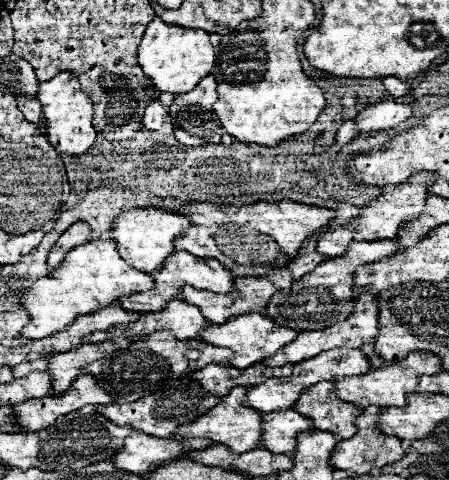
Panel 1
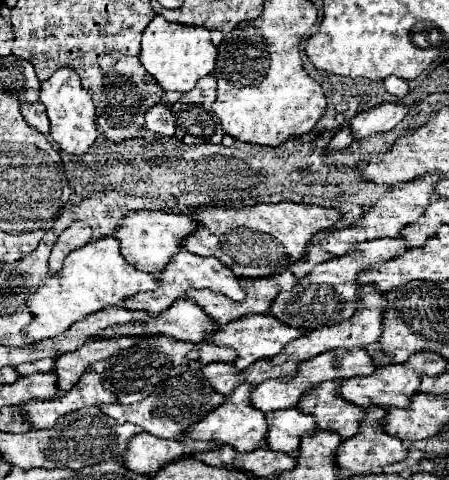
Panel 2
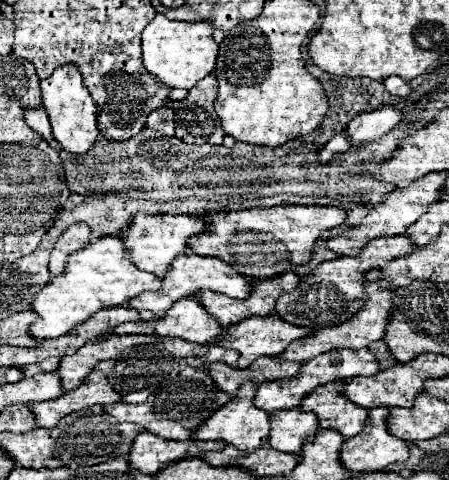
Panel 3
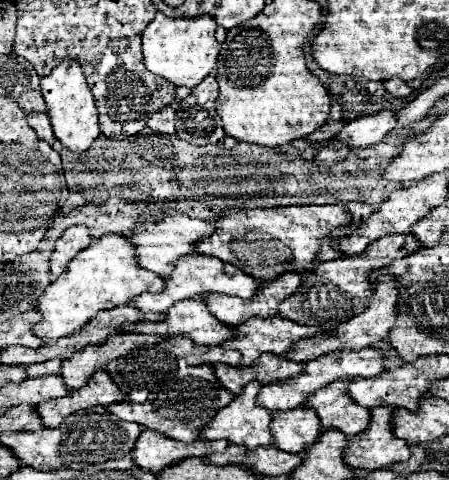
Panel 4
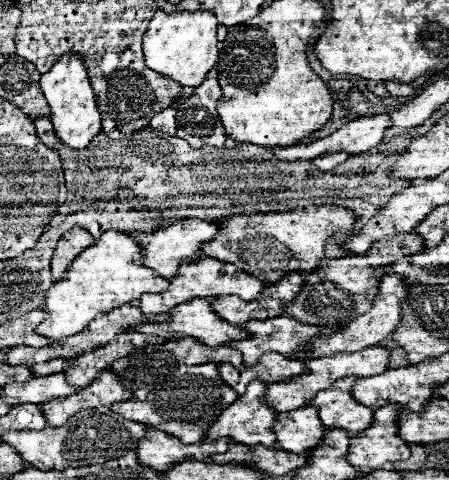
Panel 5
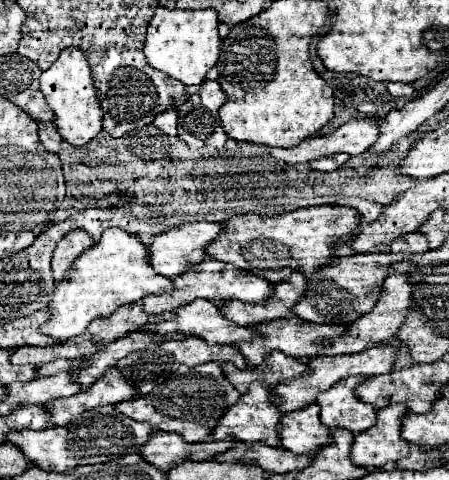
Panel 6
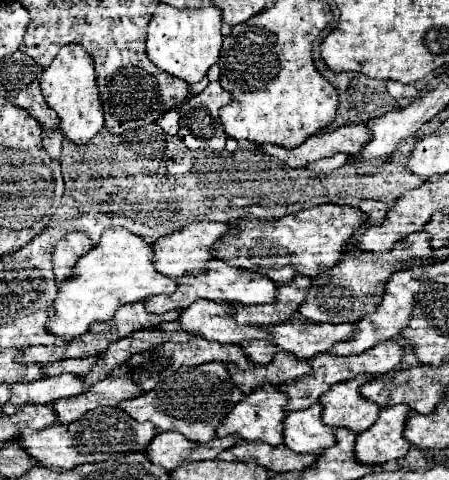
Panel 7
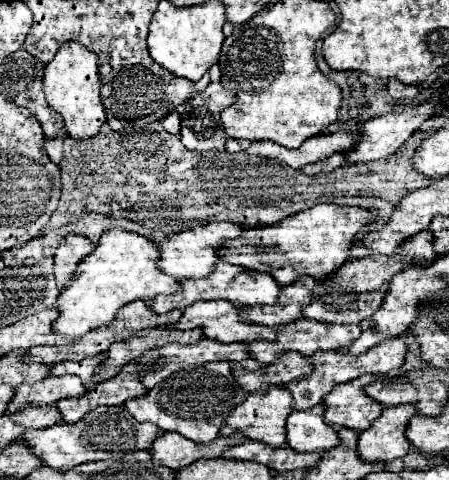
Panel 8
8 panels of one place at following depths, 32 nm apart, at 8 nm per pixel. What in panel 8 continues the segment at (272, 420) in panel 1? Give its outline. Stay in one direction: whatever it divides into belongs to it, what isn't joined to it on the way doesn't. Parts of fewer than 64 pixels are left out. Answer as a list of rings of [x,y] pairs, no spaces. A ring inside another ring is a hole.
[[[312,406],[308,410],[294,410],[286,420],[288,446],[296,452],[322,452],[340,446],[336,428],[324,422],[326,406]]]

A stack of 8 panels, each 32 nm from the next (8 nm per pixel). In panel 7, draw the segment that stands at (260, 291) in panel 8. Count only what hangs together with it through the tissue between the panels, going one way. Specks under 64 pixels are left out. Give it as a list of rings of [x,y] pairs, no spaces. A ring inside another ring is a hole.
[[[212,260],[212,268],[208,268],[208,272],[204,276],[184,276],[184,280],[178,280],[178,290],[174,294],[152,296],[152,298],[148,298],[146,306],[148,306],[148,312],[164,314],[174,308],[178,308],[178,310],[188,308],[188,304],[192,304],[200,298],[214,300],[214,302],[224,300],[224,302],[232,302],[232,304],[236,304],[236,302],[238,304],[274,304],[276,294],[278,294],[278,286],[268,276],[262,276],[258,272],[250,272],[244,268],[228,266],[224,260]]]

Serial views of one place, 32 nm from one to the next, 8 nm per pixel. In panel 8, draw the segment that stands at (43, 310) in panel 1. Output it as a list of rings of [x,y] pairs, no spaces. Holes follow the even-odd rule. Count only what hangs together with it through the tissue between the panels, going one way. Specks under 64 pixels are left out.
[[[106,230],[100,238],[96,250],[86,256],[76,272],[76,278],[58,296],[60,316],[54,322],[58,334],[68,338],[82,338],[94,328],[108,326],[116,312],[134,300],[154,300],[160,294],[180,292],[180,282],[164,274],[158,268],[160,252],[152,240],[146,236],[126,232],[126,230]]]

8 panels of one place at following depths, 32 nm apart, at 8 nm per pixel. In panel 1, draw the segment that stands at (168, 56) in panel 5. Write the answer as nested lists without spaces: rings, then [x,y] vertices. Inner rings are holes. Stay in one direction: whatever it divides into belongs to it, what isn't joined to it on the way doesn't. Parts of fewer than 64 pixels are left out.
[[[154,18],[142,36],[138,48],[138,64],[144,74],[152,78],[152,84],[162,92],[188,92],[192,90],[200,78],[208,76],[216,60],[214,46],[210,44],[210,34],[204,30],[182,28],[174,24],[164,24],[162,18]]]

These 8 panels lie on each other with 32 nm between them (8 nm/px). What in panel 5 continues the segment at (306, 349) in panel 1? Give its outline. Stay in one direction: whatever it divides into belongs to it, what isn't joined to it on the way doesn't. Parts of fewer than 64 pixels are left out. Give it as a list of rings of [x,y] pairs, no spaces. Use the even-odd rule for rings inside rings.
[[[396,274],[384,276],[370,312],[366,312],[364,316],[356,316],[356,320],[344,324],[342,330],[336,332],[336,336],[330,336],[328,340],[320,340],[320,344],[312,344],[310,352],[306,352],[304,356],[296,356],[296,358],[318,358],[318,356],[330,356],[330,354],[338,354],[338,352],[360,352],[364,348],[376,346],[382,340],[390,338],[402,320],[402,308],[406,304],[408,290],[410,290],[410,286],[404,282],[404,278],[400,278]]]

